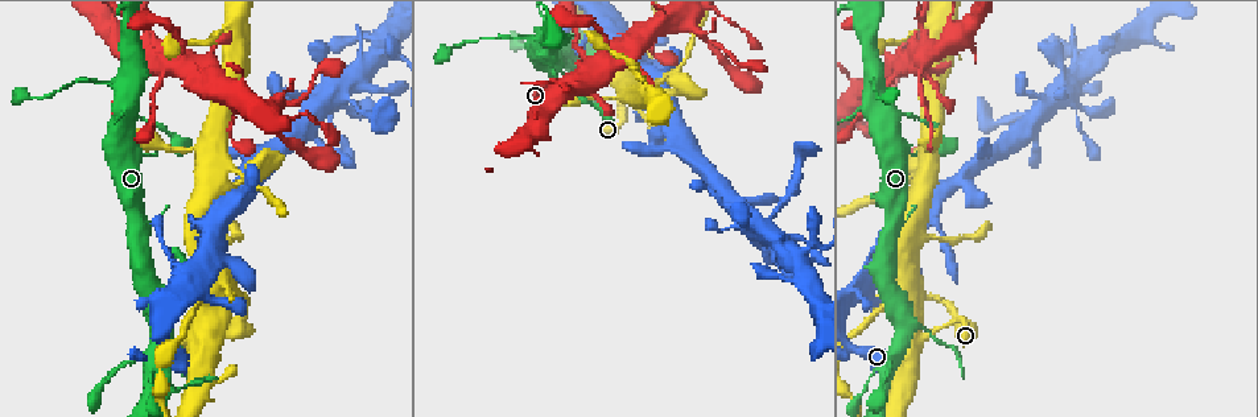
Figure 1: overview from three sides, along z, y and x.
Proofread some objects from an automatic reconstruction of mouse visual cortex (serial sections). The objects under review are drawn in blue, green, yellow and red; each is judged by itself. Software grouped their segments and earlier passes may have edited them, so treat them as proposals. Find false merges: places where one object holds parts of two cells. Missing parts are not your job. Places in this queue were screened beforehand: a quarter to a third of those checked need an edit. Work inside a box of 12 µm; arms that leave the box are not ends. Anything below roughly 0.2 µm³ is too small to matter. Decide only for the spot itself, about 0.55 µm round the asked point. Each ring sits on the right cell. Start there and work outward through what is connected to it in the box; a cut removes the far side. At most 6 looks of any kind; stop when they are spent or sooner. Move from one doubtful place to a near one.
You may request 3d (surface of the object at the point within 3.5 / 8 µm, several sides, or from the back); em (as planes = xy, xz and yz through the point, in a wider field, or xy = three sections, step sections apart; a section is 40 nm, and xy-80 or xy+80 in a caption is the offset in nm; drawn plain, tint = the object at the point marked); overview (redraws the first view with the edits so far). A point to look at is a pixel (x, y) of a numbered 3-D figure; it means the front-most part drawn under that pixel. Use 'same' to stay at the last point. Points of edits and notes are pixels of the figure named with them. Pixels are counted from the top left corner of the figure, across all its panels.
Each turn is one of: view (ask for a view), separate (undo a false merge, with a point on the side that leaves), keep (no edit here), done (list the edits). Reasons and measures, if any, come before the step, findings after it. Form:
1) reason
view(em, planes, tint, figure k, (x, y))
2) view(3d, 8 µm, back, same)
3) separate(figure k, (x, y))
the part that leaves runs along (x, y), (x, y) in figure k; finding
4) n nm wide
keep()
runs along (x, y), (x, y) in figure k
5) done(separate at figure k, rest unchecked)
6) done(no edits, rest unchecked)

calibre changes
view(3d, 3.5 µm, figure 1, (198, 302))

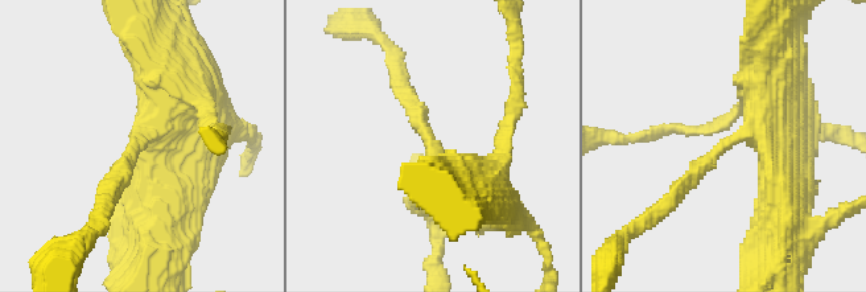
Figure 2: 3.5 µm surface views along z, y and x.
arms of 200, 450 nm
view(em, xy, step 1, tint, figure 2, (733, 139))

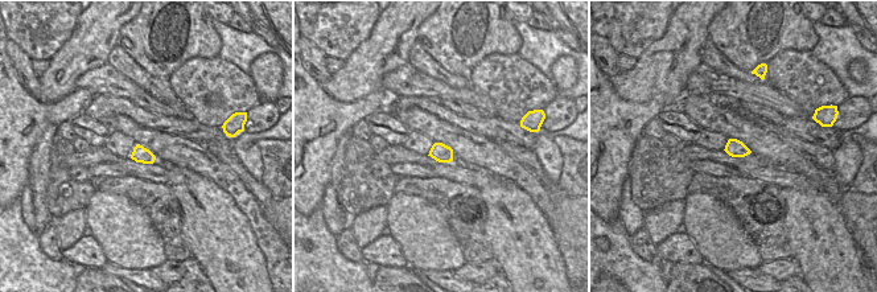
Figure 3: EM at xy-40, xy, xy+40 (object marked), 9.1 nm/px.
keep()
runs along (466, 202), (434, 165), (401, 87) in figure 2; continuous, no second cell

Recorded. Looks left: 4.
thin arm on a thick one
view(3d, 3.5 µm, figure 1, (894, 348))

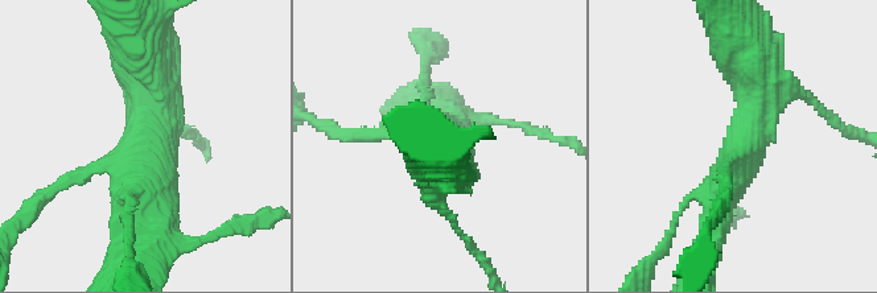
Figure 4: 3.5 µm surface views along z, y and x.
view(em, xy, step 1, tint, figure 4, (742, 147))

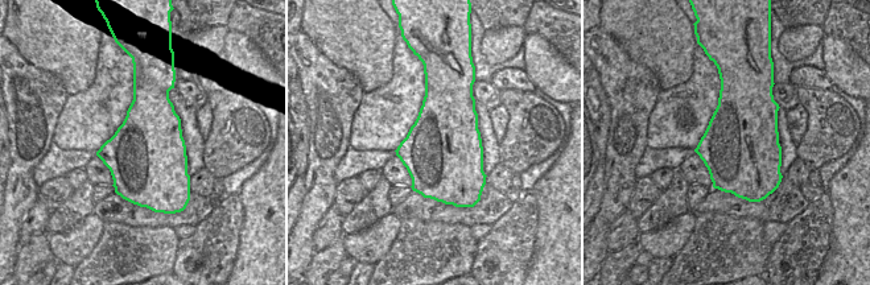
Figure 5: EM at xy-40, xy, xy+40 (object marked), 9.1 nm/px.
view(em, xy, step 2, tint, same)

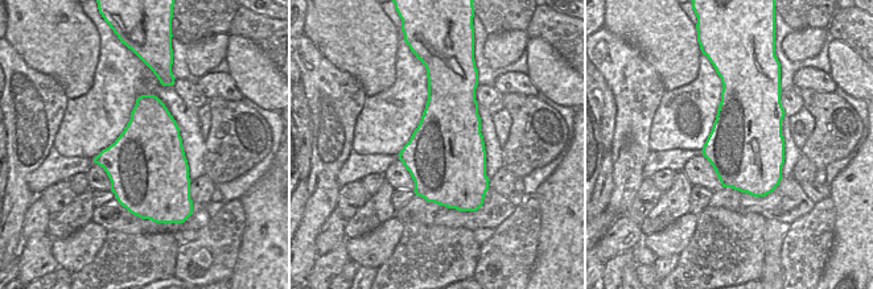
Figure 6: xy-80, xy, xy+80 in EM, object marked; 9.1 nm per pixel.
keep()
runs along (758, 67), (754, 128), (715, 226) in figure 4; all the same cell

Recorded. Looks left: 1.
done(no edits, rest unchecked)

